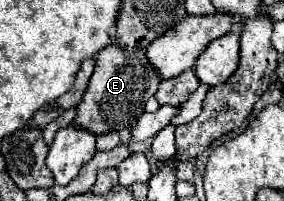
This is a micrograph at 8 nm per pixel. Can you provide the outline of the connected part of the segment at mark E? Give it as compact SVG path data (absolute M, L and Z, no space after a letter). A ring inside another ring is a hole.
M116 39L106 45L96 55L96 69L90 77L88 89L78 105L78 115L74 125L90 129L94 135L102 135L108 131L122 131L138 121L144 113L146 101L156 93L158 85L162 83L156 67L148 61L144 49L122 49Z

